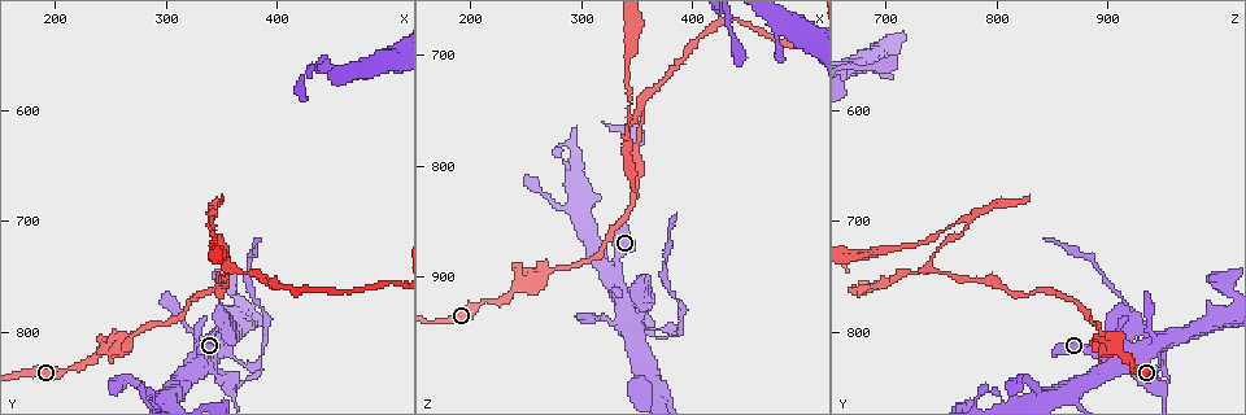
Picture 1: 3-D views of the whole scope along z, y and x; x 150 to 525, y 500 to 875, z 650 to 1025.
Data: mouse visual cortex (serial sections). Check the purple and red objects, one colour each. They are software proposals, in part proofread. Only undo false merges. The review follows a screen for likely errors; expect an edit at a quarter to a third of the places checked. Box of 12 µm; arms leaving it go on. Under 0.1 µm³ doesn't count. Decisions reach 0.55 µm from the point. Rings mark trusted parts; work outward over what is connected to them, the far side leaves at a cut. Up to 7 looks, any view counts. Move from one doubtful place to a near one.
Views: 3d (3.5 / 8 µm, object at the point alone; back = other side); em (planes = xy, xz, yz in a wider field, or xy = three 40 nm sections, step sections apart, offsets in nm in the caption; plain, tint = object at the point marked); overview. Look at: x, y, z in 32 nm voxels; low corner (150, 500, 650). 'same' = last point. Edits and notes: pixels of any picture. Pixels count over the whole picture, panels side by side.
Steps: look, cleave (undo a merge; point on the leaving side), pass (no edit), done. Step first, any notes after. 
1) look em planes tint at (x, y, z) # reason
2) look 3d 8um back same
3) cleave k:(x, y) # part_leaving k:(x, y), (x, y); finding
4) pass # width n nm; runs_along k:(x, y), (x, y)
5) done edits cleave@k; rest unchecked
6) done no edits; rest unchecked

look 3d 3.5um at (356, 848, 944) # sharp bend

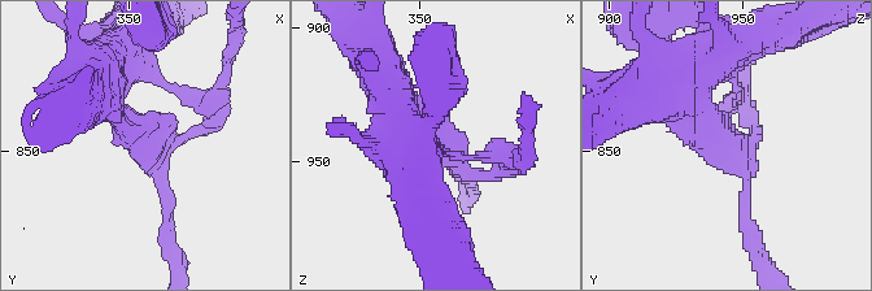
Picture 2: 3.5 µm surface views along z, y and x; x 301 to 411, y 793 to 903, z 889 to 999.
look em xy step 3 tint at (357, 847, 944) # arms 3; arm_widths 100, 150, 250 nm

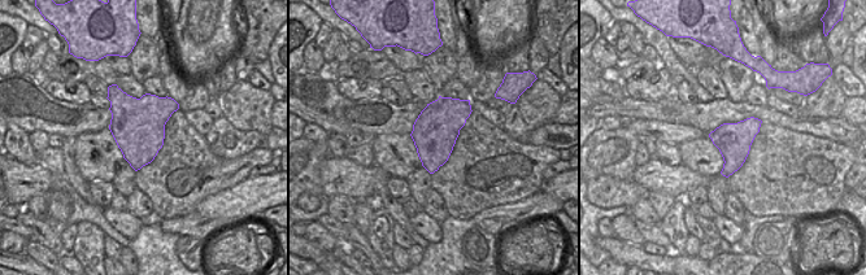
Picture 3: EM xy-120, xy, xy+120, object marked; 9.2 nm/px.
cleave 2:(162, 183) # part_leaving 2:(145, 139), (201, 131), (217, 95); a second cell is stuck on

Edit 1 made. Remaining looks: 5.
look overview # see it whole again

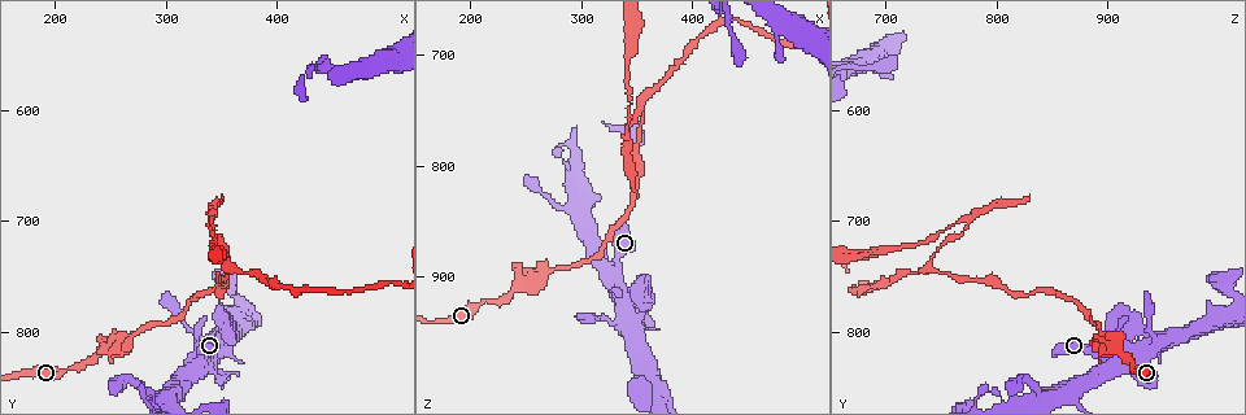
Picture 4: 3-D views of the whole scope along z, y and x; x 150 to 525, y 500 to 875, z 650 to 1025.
look 3d 3.5um at (270, 804, 896) # sudden change in width

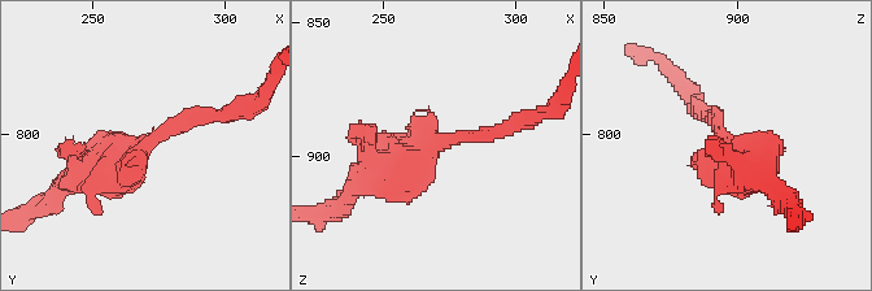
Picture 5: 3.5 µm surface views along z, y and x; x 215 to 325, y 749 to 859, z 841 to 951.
look em xy step 2 tint at (269, 805, 897) # shape alone is not enough

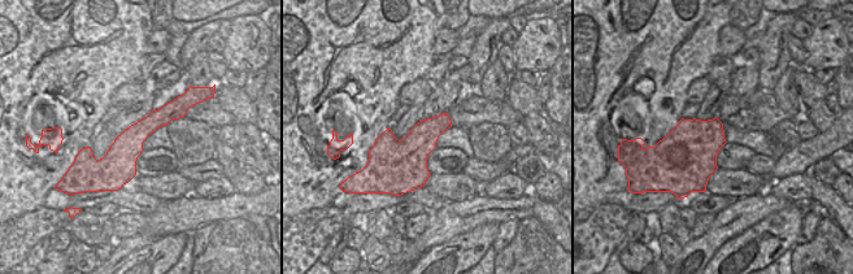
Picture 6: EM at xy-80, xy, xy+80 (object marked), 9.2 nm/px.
pass # runs_along 5:(72, 177), (191, 116), (218, 116); continuous, no second cell

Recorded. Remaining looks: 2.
done edits cleave@2; rest unchecked

